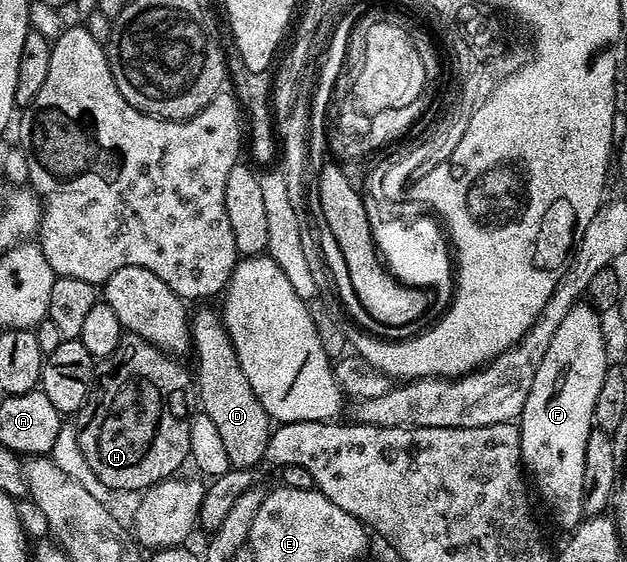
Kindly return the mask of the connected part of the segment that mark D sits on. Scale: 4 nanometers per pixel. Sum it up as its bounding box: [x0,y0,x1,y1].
[189,309,271,470]

